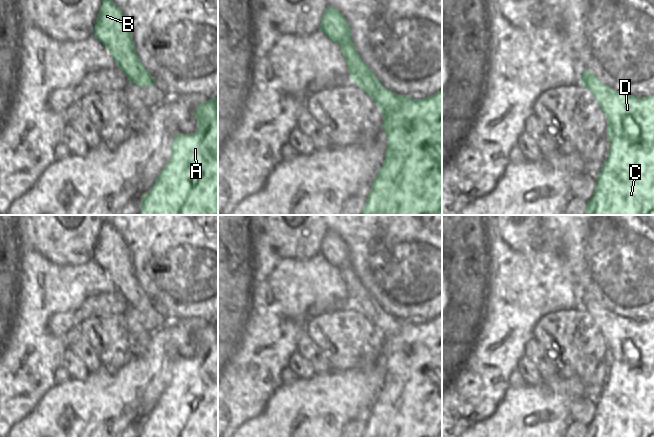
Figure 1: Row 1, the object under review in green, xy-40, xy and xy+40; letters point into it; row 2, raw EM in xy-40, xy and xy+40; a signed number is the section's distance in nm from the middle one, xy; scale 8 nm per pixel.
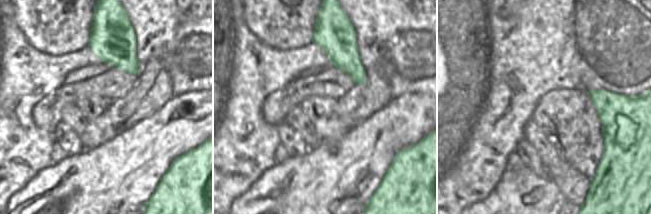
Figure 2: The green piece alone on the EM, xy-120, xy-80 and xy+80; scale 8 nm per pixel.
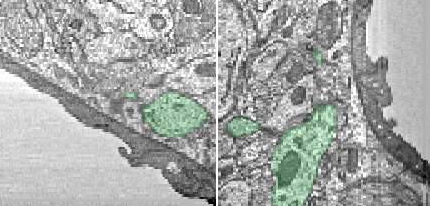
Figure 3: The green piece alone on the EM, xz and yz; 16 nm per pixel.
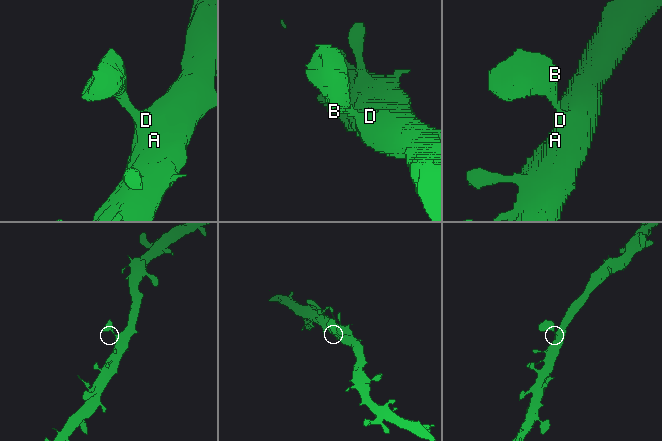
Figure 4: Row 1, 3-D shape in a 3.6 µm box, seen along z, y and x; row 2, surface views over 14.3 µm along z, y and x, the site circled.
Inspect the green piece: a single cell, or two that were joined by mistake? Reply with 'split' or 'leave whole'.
leave whole

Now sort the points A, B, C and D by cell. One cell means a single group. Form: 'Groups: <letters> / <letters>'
Groups: A B C D

